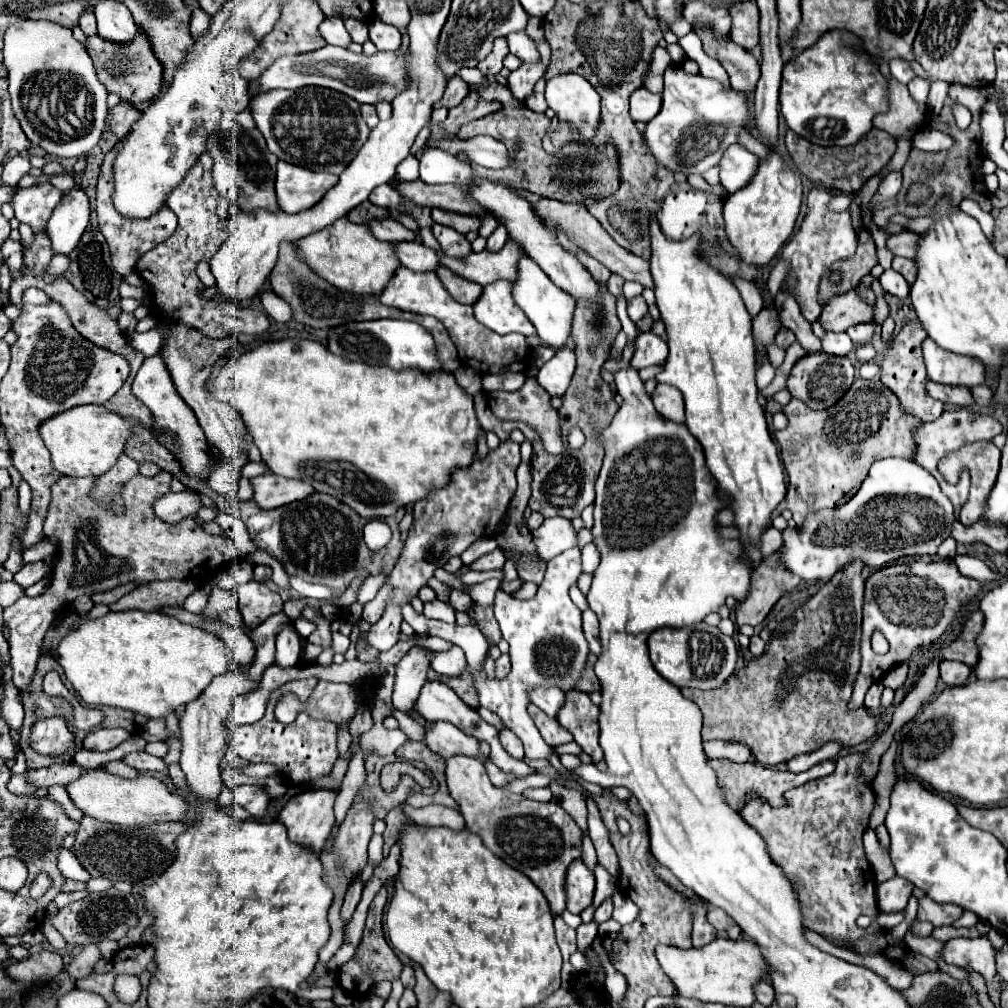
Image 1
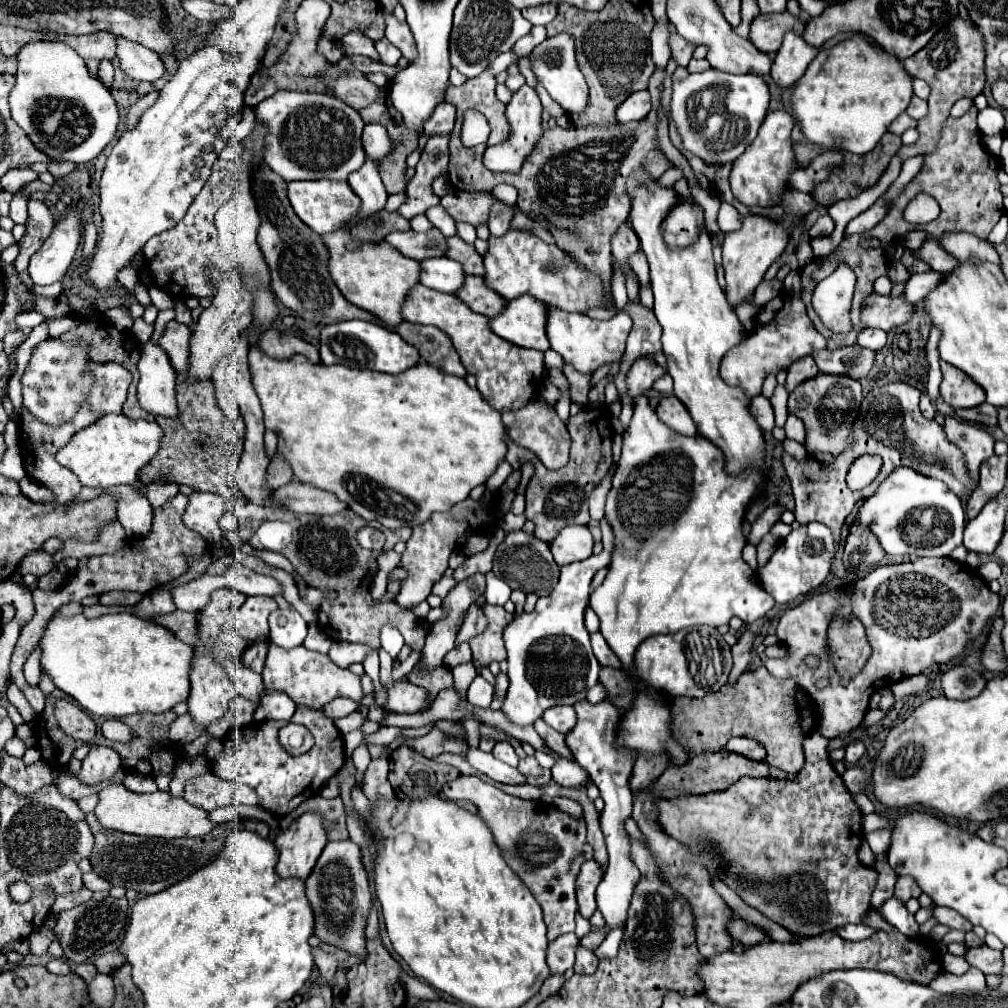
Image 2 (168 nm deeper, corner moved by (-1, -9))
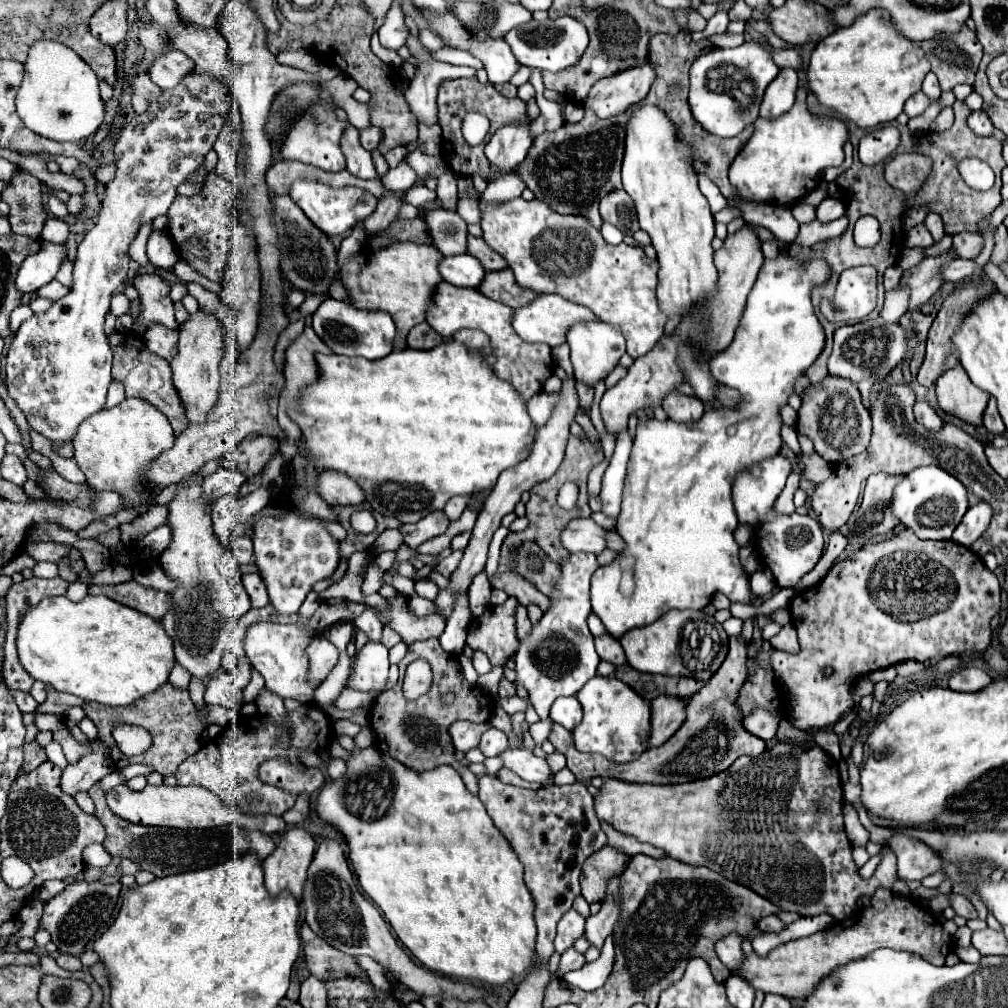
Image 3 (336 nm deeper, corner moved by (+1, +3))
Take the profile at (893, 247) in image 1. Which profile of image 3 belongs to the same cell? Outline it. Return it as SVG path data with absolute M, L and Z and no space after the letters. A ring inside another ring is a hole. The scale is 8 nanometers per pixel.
M958 233L952 235L952 251L962 259L974 259L980 253L982 235L980 233Z

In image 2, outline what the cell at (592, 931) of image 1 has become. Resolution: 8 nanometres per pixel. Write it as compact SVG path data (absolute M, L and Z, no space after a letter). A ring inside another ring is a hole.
M578 947L576 951L576 963L574 963L574 971L580 973L580 975L592 975L596 971L596 965L598 965L598 959L592 951L584 949L584 947Z

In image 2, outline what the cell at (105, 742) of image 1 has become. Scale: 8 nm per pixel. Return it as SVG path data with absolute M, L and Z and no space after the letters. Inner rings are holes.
M92 747L82 761L82 769L74 773L86 785L98 785L100 781L116 775L122 769L120 755L112 747Z

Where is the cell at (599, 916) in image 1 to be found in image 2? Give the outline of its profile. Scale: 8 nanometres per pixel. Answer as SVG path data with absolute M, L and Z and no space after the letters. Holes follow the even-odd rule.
M588 933L586 937L582 937L580 939L580 945L584 947L584 949L588 949L588 951L594 951L602 941L604 941L604 933Z

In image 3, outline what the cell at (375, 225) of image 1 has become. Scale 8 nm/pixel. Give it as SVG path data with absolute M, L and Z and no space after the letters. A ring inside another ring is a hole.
M432 209L426 213L426 225L428 235L432 239L432 245L442 255L458 255L466 253L466 223L464 219L454 211L444 209Z

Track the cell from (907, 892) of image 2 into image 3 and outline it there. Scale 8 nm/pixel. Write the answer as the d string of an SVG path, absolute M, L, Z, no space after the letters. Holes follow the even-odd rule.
M892 835L884 847L894 849L898 857L898 877L904 881L922 881L940 867L936 853L918 839L906 835Z

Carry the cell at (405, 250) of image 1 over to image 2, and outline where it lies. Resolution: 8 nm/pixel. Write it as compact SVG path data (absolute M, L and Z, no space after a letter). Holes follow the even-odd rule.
M436 257L422 261L420 283L442 293L456 293L464 285L464 269L450 257Z

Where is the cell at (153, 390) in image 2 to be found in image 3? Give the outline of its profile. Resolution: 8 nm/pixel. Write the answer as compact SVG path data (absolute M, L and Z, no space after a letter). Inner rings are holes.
M152 325L146 335L144 335L146 347L156 353L158 357L172 361L172 355L176 353L176 341L178 341L178 331L176 329L168 329L162 325Z

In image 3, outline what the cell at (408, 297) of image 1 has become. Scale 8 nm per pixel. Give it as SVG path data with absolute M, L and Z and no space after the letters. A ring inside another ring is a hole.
M438 283L432 307L428 309L426 321L434 331L438 331L442 337L452 337L460 329L478 329L490 337L490 345L496 355L494 373L514 385L514 389L520 393L524 401L528 401L532 395L540 393L544 387L544 381L552 375L552 355L550 347L544 343L526 343L522 341L516 331L512 329L512 315L514 311L498 301L490 301L486 295L482 295L476 289L466 287L454 287L450 283Z

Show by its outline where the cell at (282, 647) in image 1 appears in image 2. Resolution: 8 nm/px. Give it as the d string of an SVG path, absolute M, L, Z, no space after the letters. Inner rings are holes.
M294 607L288 609L276 609L270 615L270 641L292 649L294 645L302 645L306 637L306 621L300 617L300 613Z

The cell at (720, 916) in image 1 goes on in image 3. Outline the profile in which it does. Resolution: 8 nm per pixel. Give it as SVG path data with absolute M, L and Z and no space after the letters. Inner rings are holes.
M768 915L768 917L762 917L758 921L758 929L760 931L780 931L782 927L784 927L784 923L776 915Z

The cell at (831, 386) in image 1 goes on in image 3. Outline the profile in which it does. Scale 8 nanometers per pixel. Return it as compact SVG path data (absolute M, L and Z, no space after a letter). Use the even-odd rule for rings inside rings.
M828 375L820 385L810 385L804 389L796 427L812 439L814 449L822 459L836 463L862 453L868 447L872 421L868 409L862 405L858 387L850 385L850 381L842 381L842 377Z

